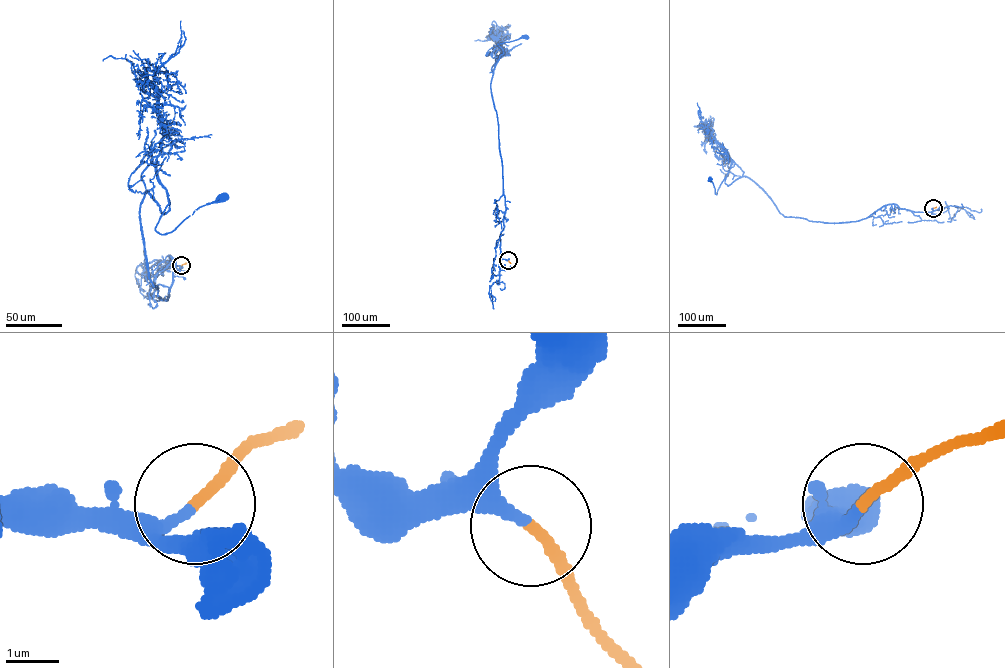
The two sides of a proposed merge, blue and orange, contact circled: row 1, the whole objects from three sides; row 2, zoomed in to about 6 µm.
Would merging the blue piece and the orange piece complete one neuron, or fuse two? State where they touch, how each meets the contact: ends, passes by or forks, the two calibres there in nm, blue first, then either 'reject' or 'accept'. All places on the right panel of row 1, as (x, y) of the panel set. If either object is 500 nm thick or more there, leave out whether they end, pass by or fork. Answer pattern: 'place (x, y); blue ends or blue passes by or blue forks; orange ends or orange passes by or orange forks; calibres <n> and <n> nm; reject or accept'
place (933, 208); blue ends; orange ends; calibres 260 and 200 nm; accept

